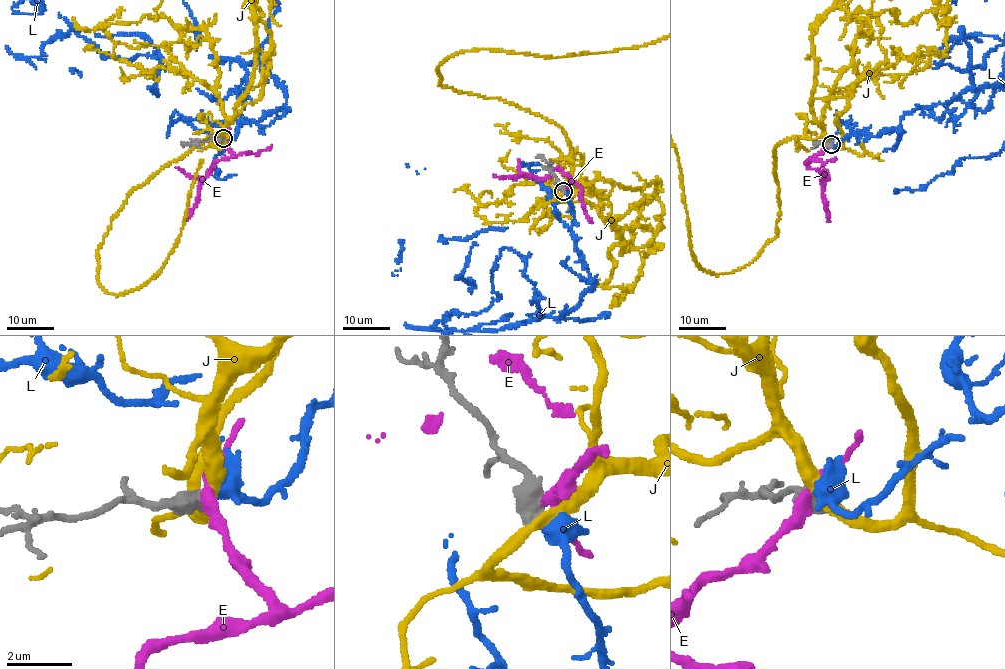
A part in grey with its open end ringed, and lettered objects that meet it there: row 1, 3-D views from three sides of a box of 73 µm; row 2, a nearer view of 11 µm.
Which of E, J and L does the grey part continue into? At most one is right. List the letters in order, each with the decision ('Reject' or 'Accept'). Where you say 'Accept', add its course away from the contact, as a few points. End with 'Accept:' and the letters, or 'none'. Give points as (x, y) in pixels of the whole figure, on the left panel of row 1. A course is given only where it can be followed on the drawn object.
E: Reject
J: Reject
L: Accept
Accept: L

